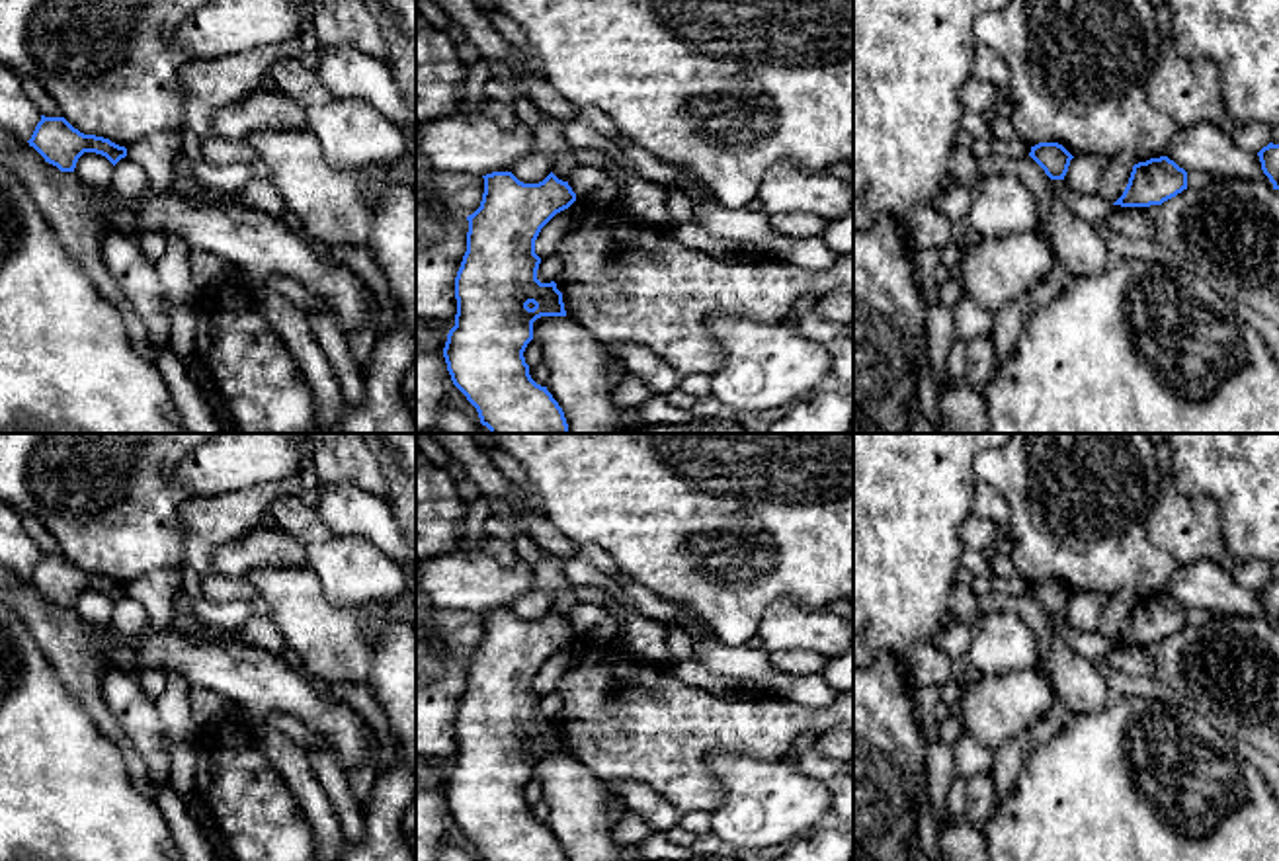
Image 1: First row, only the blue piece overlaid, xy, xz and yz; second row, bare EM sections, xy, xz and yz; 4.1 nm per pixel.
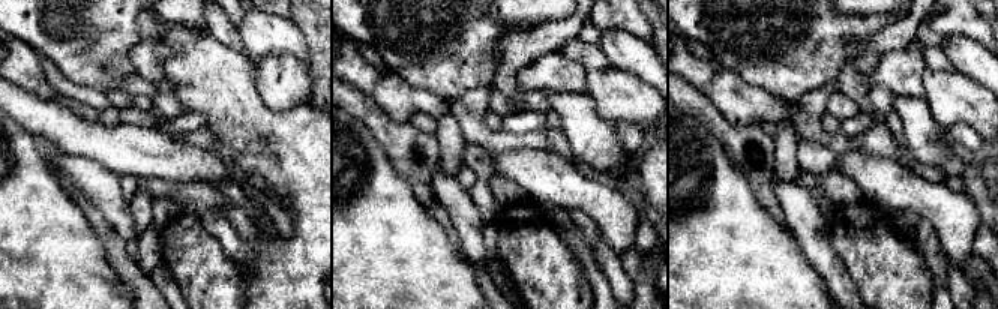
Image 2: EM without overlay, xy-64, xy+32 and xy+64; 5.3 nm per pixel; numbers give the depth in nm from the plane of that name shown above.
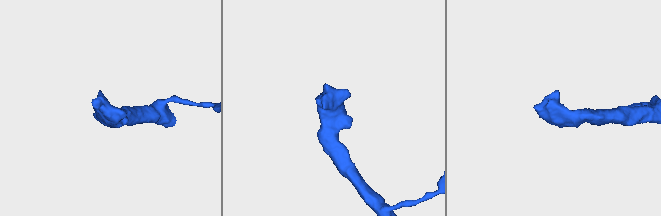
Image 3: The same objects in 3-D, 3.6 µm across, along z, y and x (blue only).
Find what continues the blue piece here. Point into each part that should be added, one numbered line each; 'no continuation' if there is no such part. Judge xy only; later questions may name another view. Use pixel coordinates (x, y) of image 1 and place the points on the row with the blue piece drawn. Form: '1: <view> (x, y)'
1: xy (18, 116)

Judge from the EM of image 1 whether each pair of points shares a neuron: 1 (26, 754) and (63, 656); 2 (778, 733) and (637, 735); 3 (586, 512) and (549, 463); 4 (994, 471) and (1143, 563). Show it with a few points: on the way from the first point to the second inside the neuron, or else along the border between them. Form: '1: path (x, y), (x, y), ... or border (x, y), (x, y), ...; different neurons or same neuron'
1: border (32, 635), (59, 680), (84, 711); different neurons
2: path (742, 733), (672, 733); same neuron
3: path (586, 500), (561, 475); same neuron
4: path (1031, 510), (1061, 543), (1098, 543), (1104, 549); same neuron

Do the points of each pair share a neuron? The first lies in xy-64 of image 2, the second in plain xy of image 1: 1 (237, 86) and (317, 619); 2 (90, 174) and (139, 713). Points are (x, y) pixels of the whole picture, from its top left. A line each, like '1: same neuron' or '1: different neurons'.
1: same neuron
2: same neuron

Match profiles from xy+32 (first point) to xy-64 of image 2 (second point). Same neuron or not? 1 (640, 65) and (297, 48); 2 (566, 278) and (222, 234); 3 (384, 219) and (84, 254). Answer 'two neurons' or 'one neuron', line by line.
1: one neuron
2: two neurons
3: one neuron

